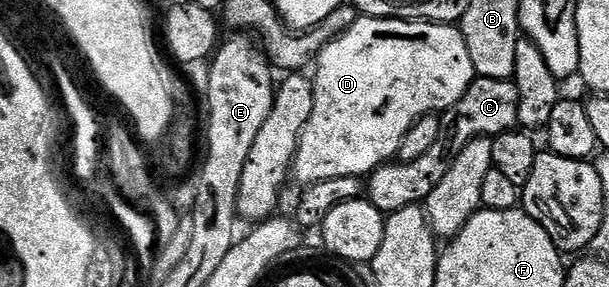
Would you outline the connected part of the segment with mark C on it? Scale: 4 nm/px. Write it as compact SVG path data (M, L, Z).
M474 78L473 84L463 93L456 105L441 115L439 138L435 145L423 153L417 161L402 163L390 161L377 168L367 179L367 198L382 213L392 213L399 209L424 204L425 198L443 181L443 173L453 164L453 158L473 139L496 137L518 126L517 87L508 79Z

